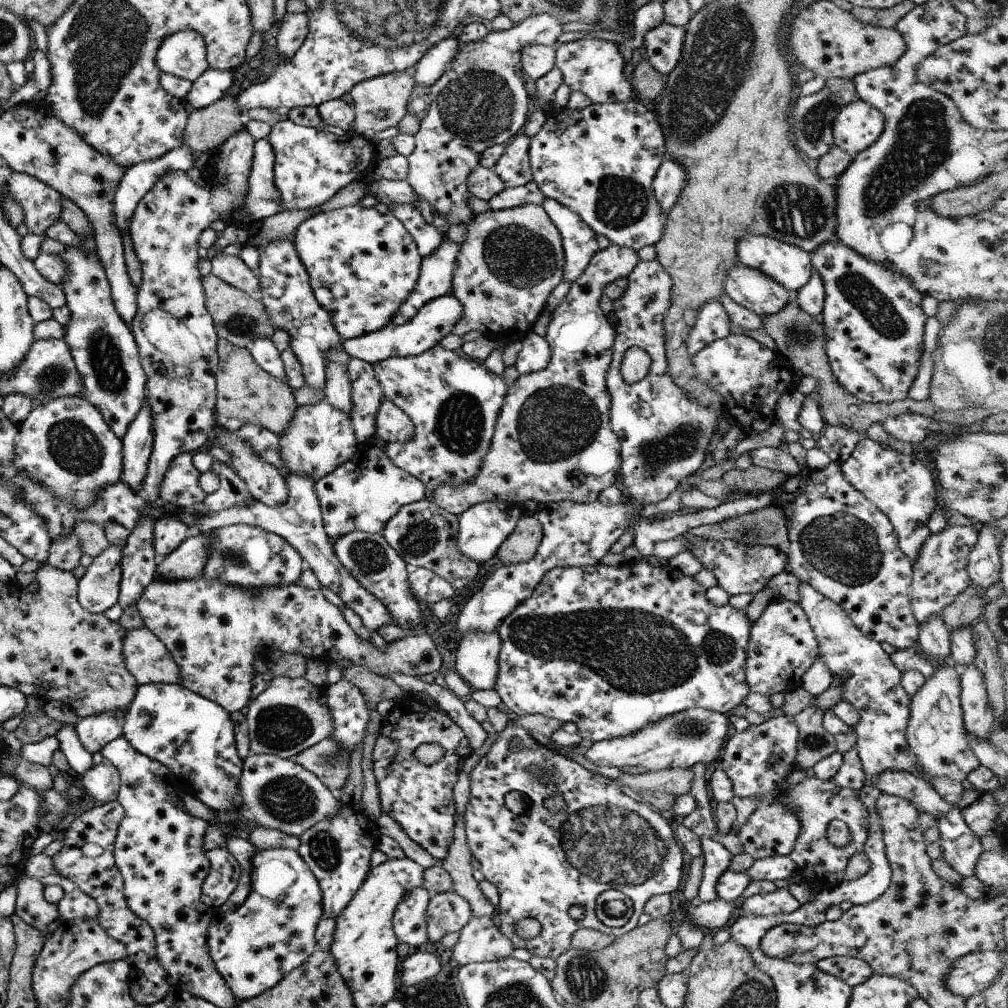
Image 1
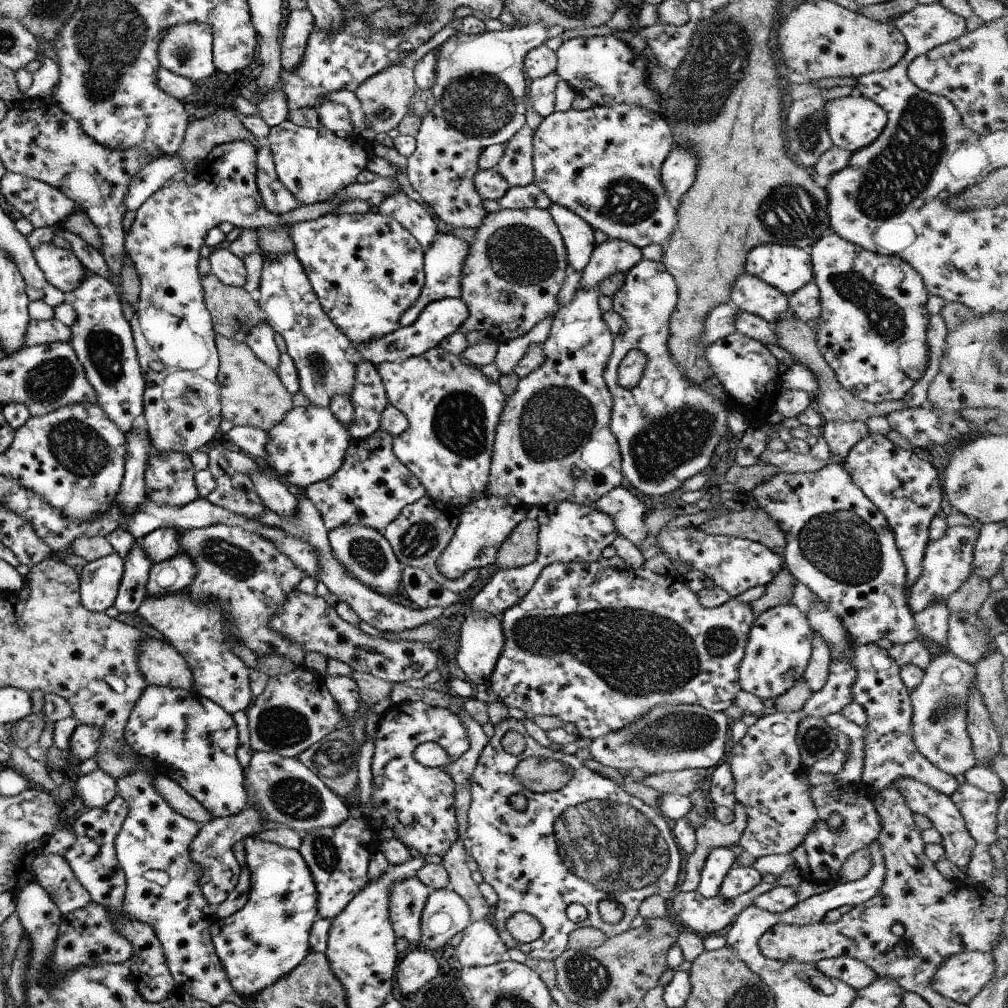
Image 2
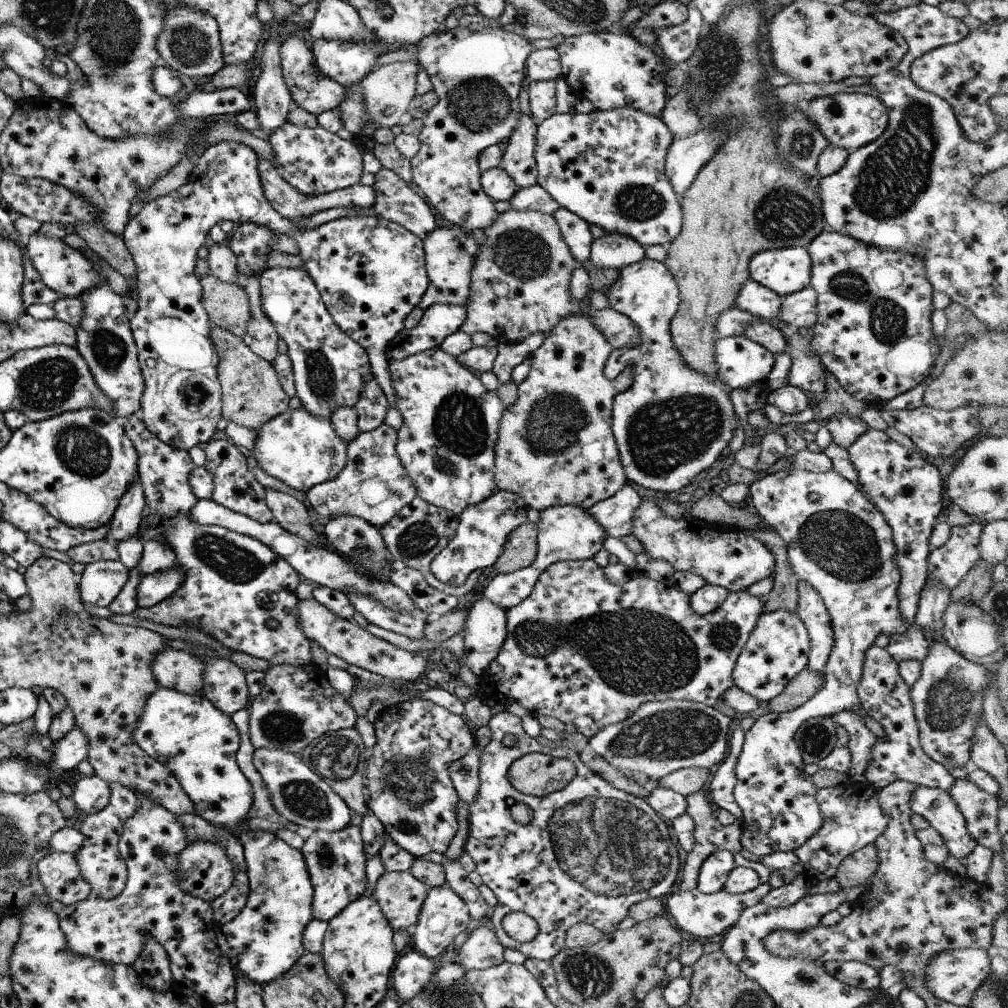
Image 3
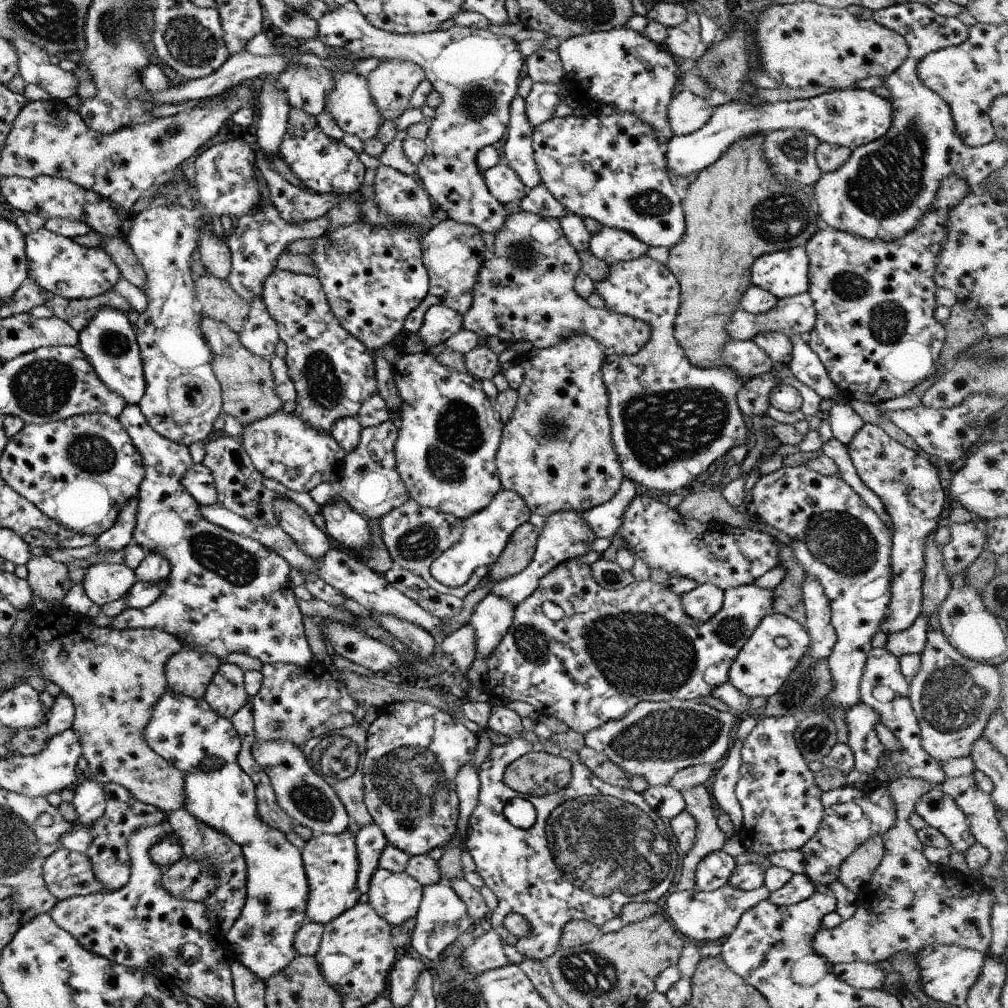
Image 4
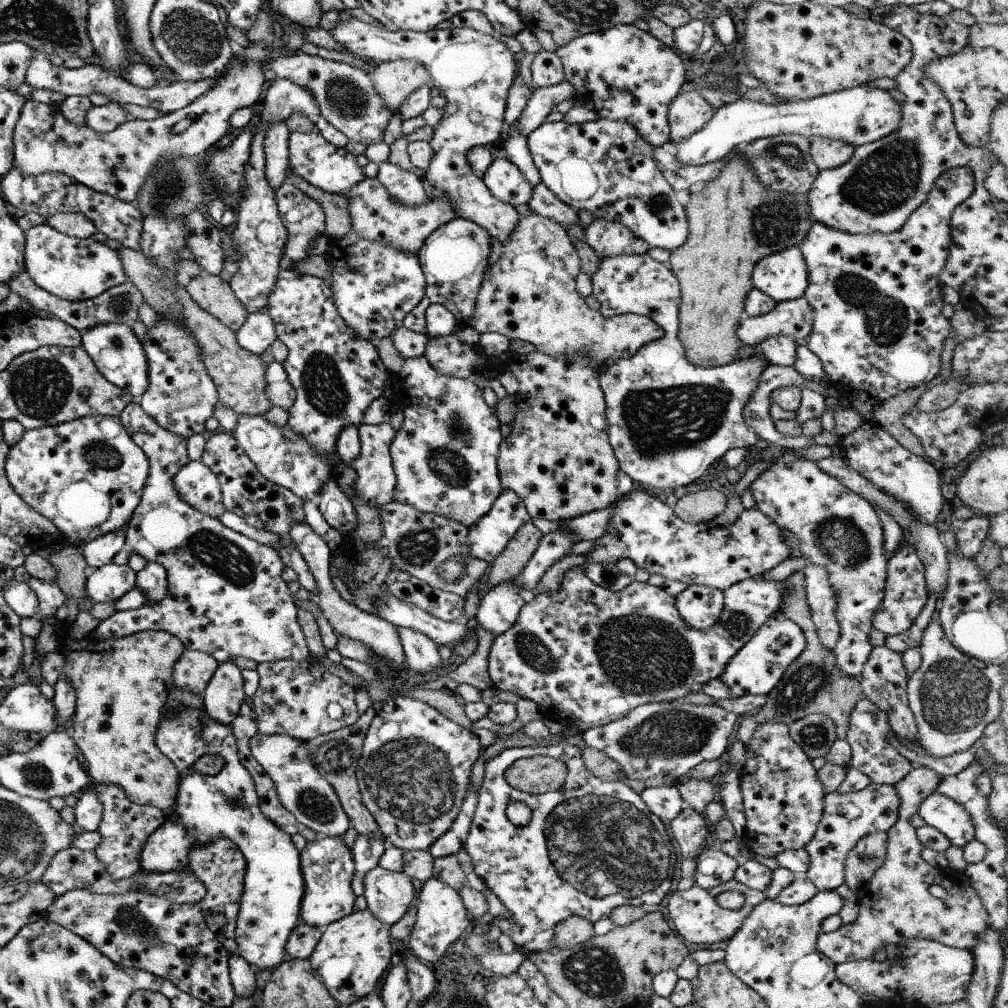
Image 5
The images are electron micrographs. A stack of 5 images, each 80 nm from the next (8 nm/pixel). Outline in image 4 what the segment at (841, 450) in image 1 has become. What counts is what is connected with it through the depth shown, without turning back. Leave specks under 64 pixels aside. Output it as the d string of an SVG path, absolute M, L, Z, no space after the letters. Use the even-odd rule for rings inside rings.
M834 402L825 408L824 414L829 421L831 436L843 446L864 425L859 415L849 406L848 402Z

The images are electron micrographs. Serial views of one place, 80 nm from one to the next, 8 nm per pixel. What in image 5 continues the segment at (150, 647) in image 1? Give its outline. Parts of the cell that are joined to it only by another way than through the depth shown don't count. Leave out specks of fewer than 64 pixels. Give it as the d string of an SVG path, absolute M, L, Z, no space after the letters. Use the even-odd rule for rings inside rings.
M184 649L173 665L172 684L178 689L201 694L217 665L209 654Z

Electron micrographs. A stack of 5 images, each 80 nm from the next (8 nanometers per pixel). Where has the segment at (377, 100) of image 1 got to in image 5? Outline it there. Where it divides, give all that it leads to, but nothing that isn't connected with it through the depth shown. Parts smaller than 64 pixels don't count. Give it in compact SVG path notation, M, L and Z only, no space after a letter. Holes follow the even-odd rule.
M415 59L380 62L368 72L373 88L395 114L398 106L419 87L431 87L430 74Z

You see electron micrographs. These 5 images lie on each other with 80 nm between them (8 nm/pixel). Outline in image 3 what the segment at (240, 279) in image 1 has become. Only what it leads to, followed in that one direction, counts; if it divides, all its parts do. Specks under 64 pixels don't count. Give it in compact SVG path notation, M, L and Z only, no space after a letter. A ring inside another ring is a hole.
M206 242L205 247L207 249L207 256L205 262L208 264L210 274L215 276L224 283L235 283L237 286L243 286L239 284L239 277L236 276L236 258L233 256L231 250L223 243Z

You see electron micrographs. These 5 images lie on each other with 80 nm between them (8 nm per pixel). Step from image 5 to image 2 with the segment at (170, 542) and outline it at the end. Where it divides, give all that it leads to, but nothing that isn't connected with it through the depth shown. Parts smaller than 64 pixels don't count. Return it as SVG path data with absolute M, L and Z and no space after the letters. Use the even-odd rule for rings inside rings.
M149 441L148 457L144 468L146 498L159 505L170 507L182 507L189 504L199 497L193 480L195 471L188 453L161 452L155 450ZM217 524L202 529L177 532L179 532L179 552L188 557L194 566L194 575L186 586L188 597L194 603L200 603L204 607L208 603L216 605L220 609L222 625L228 629L228 636L235 644L247 646L258 658L265 654L277 654L289 658L296 666L301 666L306 653L304 648L285 635L274 631L269 626L269 619L278 613L286 600L285 595L297 590L297 583L304 572L301 572L301 569L298 569L287 555L281 554L272 542L246 530Z

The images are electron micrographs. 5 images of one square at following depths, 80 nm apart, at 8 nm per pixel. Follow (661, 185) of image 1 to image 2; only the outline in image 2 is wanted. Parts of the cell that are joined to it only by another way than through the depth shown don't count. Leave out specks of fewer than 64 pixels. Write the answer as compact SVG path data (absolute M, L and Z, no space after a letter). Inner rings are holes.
M673 146L660 166L661 184L669 202L677 208L680 198L693 184L697 157L685 147Z

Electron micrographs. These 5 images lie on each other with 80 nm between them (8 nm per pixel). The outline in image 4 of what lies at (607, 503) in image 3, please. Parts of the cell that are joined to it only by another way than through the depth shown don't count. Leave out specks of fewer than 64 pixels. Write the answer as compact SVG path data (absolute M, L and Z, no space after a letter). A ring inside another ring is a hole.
M623 477L617 492L603 504L583 511L580 515L590 527L595 539L611 539L622 521L623 511L635 496L634 480Z

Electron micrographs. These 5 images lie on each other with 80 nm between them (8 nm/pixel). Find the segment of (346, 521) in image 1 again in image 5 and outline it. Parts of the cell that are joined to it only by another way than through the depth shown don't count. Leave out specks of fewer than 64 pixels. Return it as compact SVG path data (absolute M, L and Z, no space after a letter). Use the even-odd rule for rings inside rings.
M363 423L357 429L360 455L349 466L355 470L358 476L354 482L356 497L379 509L383 504L393 501L392 492L396 480L388 448L396 432L392 430L389 423L379 423L376 425L366 425Z

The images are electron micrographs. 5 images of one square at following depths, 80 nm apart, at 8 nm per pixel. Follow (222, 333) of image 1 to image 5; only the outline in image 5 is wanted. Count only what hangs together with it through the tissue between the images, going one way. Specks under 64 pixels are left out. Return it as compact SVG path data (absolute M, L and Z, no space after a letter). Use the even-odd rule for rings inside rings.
M199 273L184 286L195 304L217 318L229 330L236 330L245 322L248 312L237 300L231 287L217 275Z

